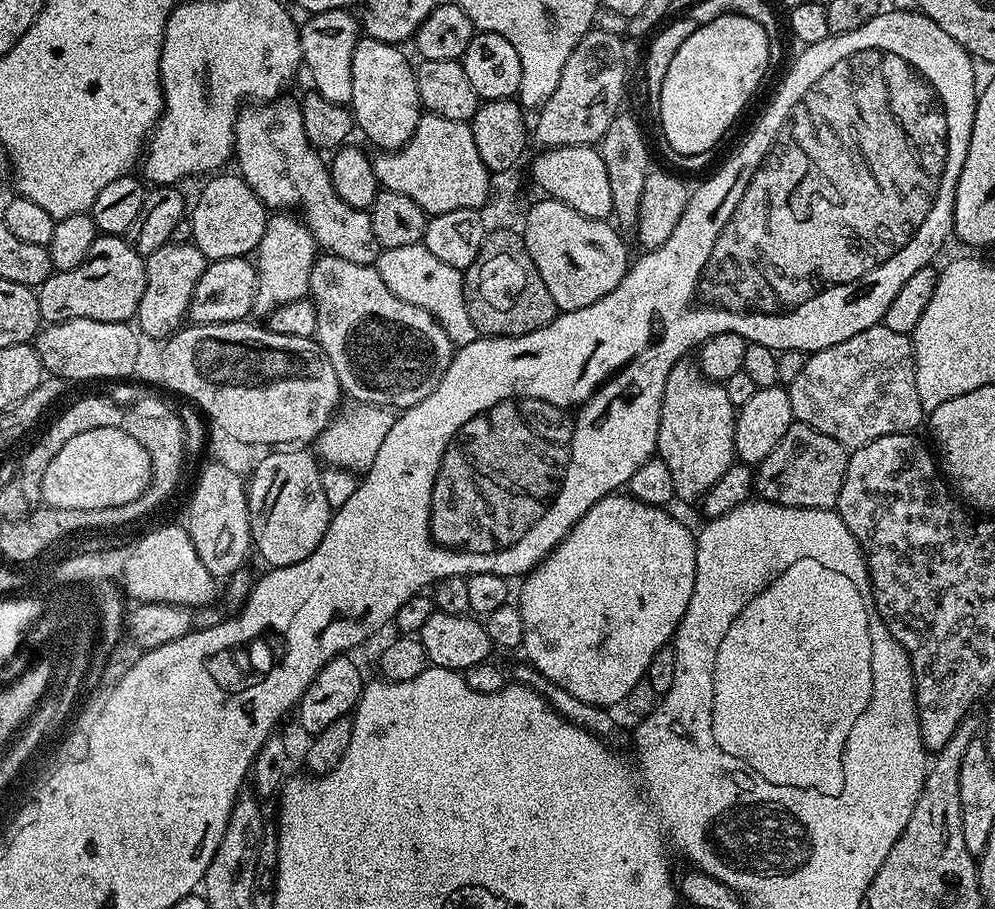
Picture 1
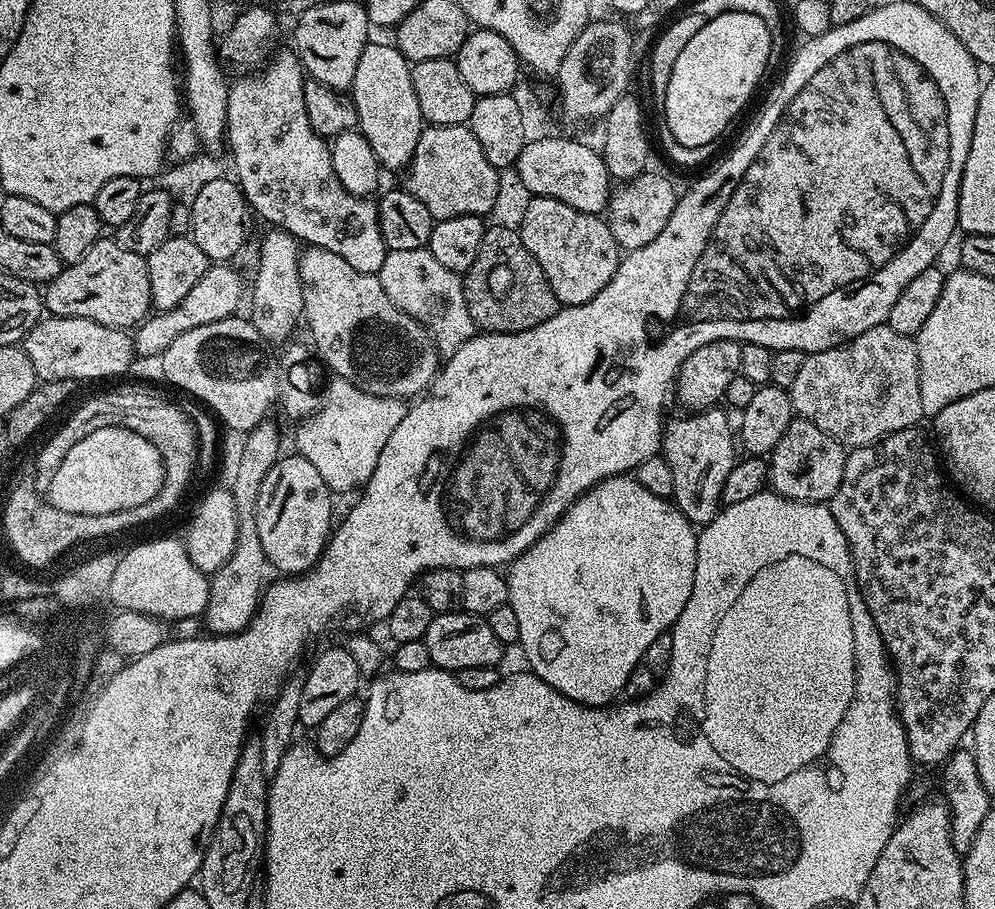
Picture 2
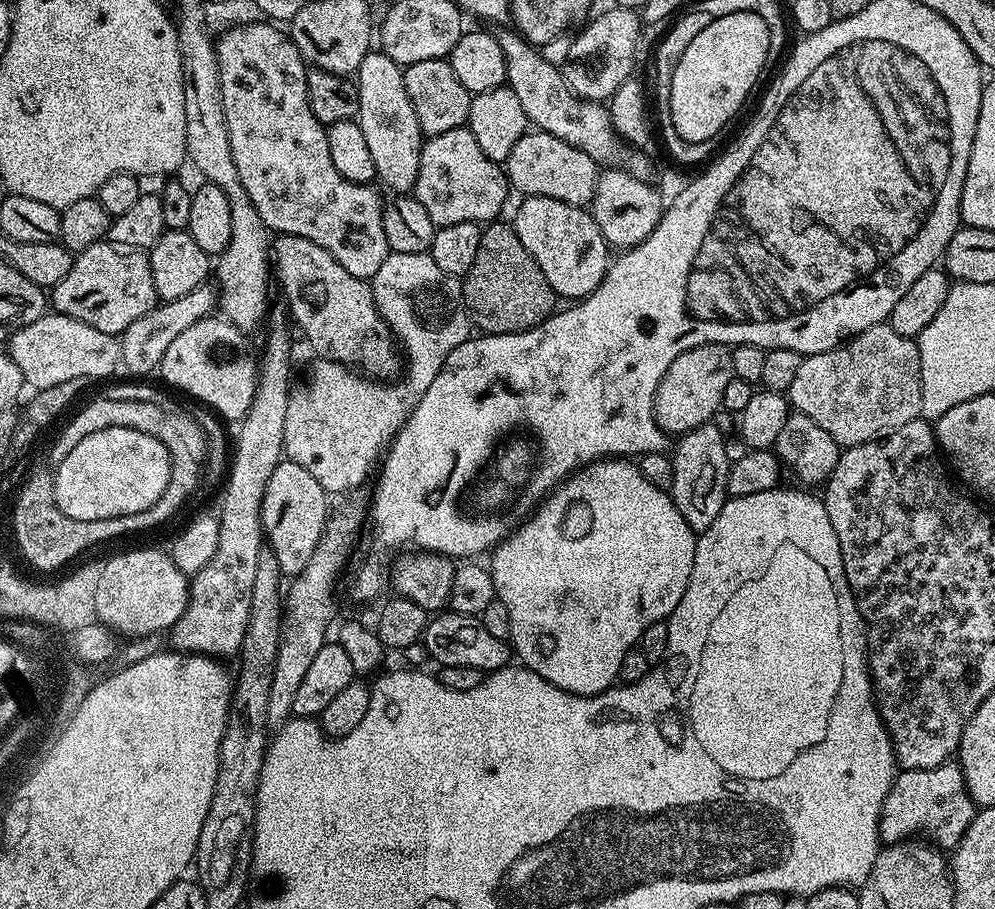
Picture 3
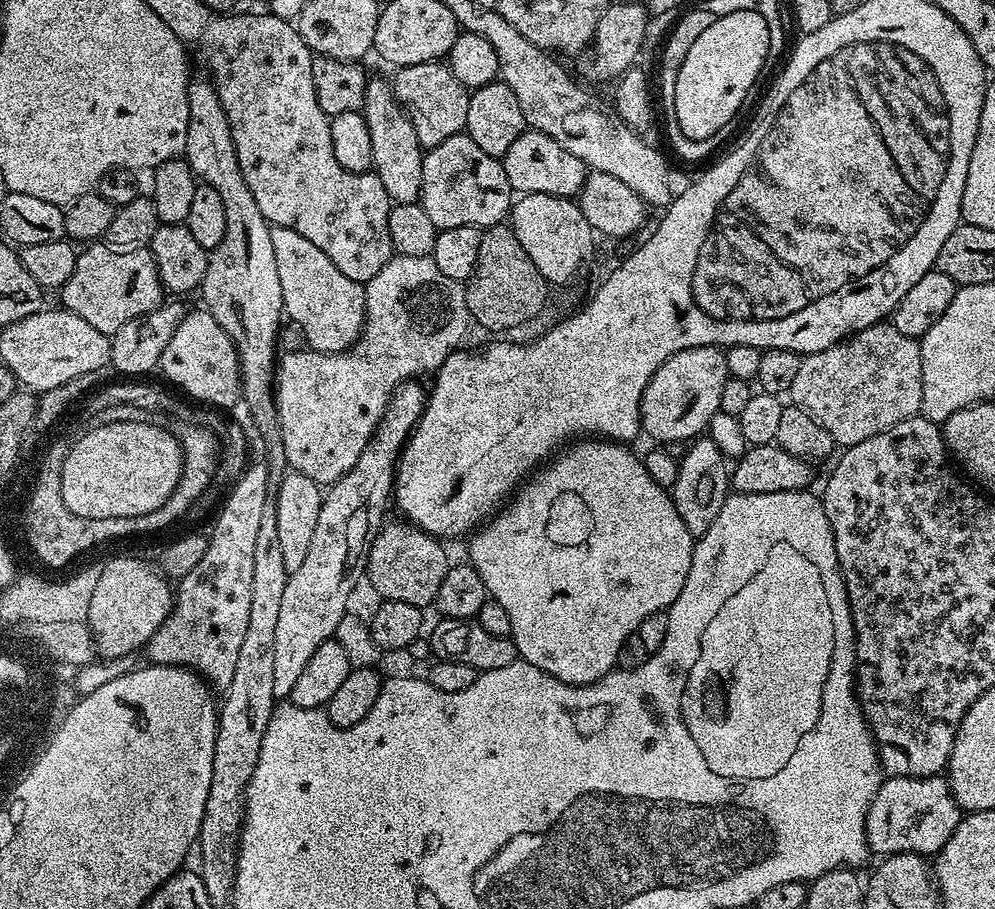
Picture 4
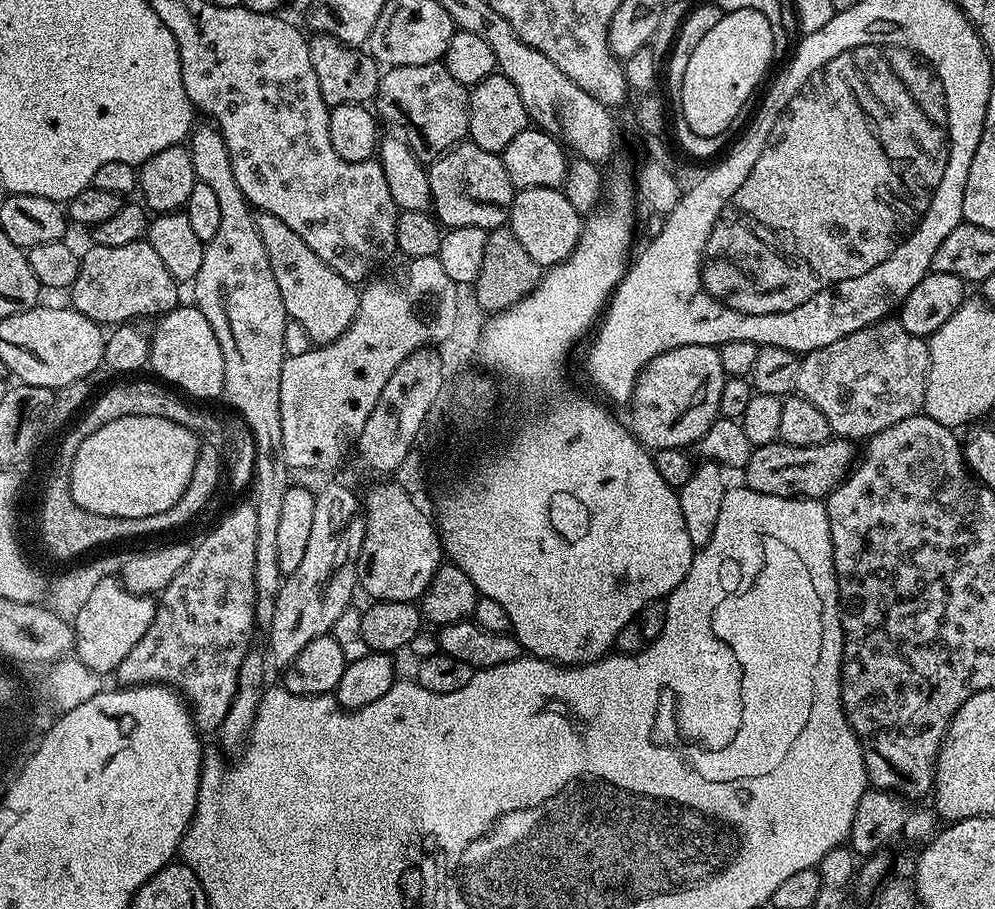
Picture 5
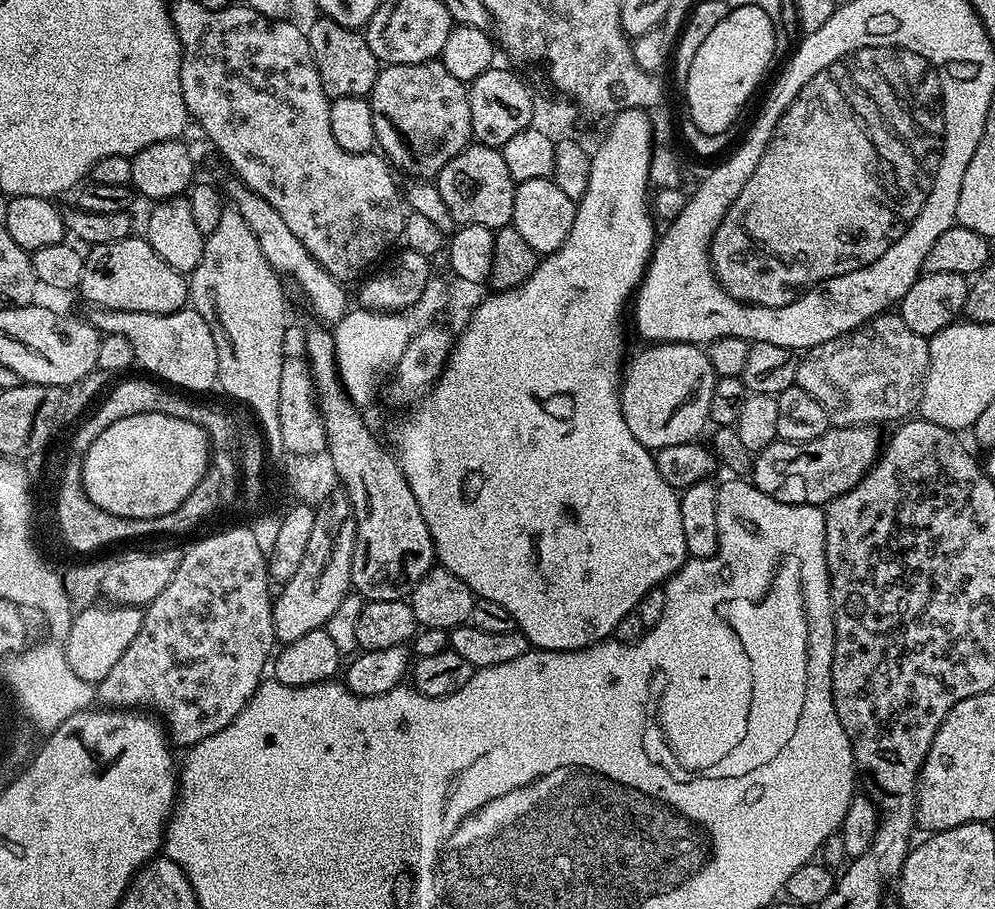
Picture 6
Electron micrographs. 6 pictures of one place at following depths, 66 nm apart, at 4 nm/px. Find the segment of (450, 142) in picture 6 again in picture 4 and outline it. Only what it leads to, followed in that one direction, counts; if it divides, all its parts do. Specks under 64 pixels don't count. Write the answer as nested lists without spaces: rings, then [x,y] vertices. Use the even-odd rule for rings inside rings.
[[[431,60],[422,62],[414,66],[406,66],[395,73],[396,77],[391,77],[392,92],[396,95],[396,101],[403,108],[404,113],[410,118],[414,126],[414,134],[418,134],[418,142],[421,149],[427,150],[446,142],[446,138],[459,136],[466,129],[466,110],[468,109],[469,89],[464,87],[458,78],[448,68],[447,63]]]

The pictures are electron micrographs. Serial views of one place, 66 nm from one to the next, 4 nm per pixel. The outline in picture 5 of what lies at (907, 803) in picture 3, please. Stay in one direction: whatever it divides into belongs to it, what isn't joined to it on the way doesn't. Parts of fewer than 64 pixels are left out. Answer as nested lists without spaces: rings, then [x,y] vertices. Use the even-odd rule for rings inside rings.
[[[869,787],[858,798],[858,810],[854,810],[854,822],[850,826],[847,843],[857,857],[875,856],[877,852],[891,849],[895,840],[920,840],[927,842],[938,831],[938,816],[931,807],[916,808],[913,801],[884,791],[883,788]]]

